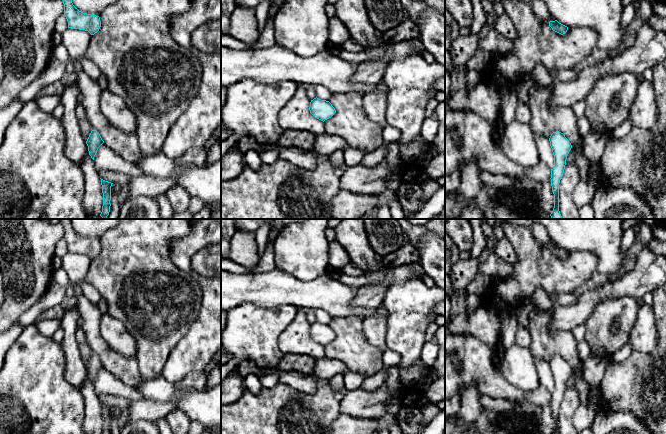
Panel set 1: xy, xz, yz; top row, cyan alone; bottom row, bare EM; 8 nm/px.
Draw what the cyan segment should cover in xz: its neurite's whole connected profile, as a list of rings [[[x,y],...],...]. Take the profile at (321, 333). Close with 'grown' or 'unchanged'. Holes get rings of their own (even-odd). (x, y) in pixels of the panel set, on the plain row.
[[[317,321],[311,324],[309,334],[315,342],[323,346],[336,337],[335,332],[329,325],[321,324]]] | unchanged

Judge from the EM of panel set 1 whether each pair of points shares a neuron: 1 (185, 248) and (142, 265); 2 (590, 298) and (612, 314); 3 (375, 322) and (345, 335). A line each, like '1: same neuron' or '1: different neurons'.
1: different neurons
2: different neurons
3: different neurons

